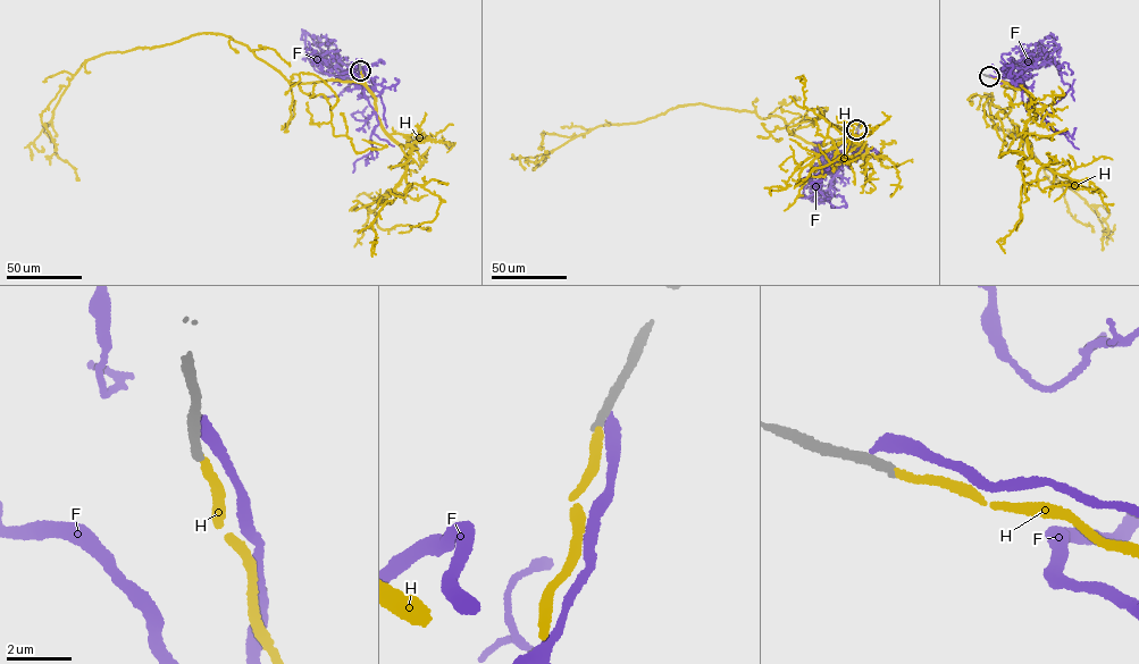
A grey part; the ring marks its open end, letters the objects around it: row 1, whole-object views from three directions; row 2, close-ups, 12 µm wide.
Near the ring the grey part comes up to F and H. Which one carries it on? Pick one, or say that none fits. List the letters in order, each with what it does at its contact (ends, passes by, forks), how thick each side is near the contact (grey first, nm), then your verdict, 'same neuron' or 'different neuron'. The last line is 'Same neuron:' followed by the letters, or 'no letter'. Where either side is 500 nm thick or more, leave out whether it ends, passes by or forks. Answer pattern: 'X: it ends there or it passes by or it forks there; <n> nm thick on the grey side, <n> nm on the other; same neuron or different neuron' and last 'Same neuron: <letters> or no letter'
F: it ends there; 440 nm thick on the grey side, 360 nm on the other; different neuron
H: it ends there; 320 nm thick on the grey side, 200 nm on the other; same neuron
Same neuron: H

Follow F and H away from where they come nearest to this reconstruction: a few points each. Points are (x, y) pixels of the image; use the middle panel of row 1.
F: (857, 128), (854, 140), (846, 136), (813, 184), (820, 188), (819, 185), (813, 198), (830, 198)
H: (856, 129), (853, 142), (814, 145), (779, 116), (700, 103), (596, 127), (534, 169), (547, 150)

